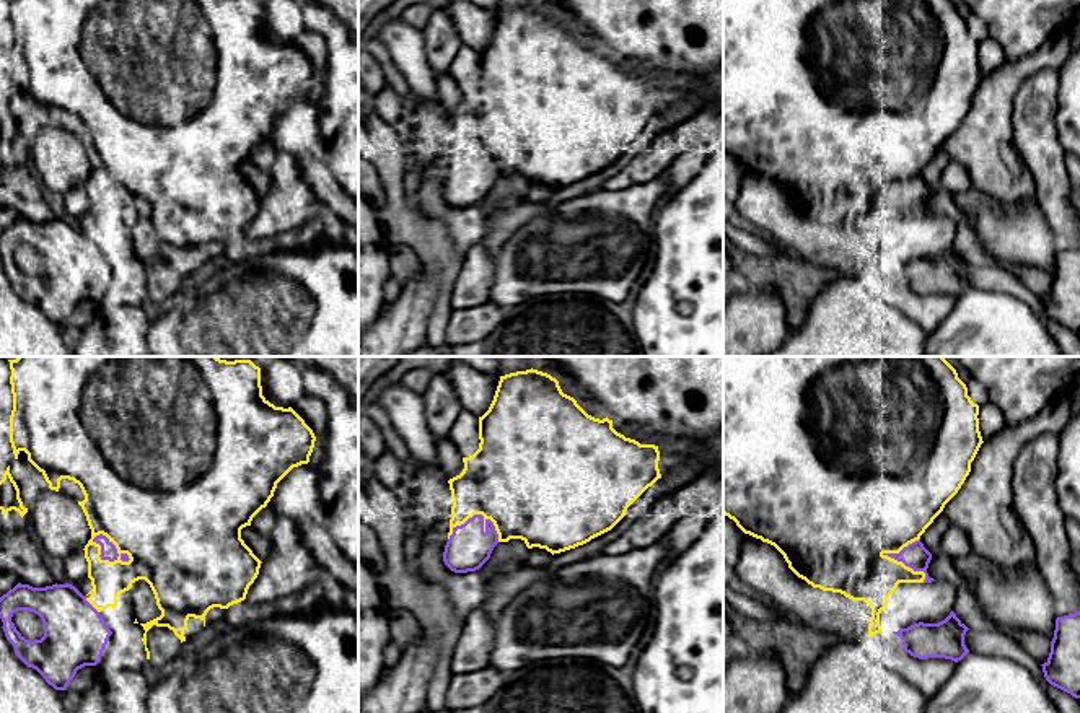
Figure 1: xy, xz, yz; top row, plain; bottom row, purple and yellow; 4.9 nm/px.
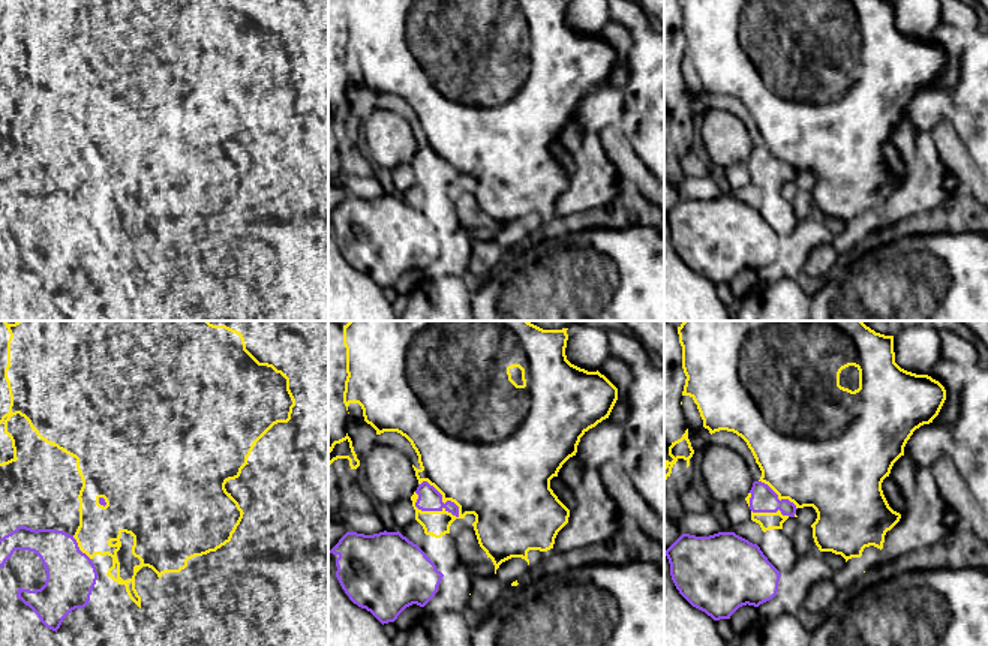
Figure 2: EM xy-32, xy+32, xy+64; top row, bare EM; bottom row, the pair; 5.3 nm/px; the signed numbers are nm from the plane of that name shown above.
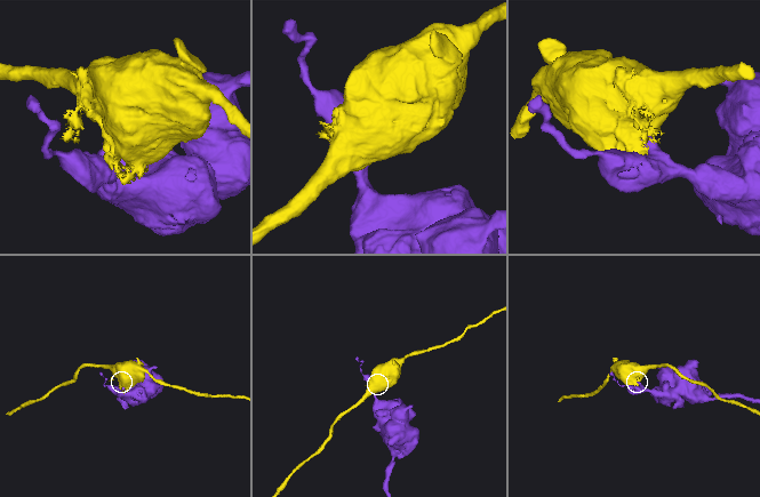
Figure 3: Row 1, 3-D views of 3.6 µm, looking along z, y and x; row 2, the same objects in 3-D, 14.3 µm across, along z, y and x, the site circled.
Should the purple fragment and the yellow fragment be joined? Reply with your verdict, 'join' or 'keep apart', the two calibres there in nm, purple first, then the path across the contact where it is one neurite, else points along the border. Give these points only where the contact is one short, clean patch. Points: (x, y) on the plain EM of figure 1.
keep apart; calibres 80 and 500 nm

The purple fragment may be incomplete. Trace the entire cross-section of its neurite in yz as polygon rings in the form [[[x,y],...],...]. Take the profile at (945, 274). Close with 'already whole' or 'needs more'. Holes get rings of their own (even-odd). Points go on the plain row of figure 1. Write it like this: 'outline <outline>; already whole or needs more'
outline [[[951,246],[950,251],[938,259],[919,257],[893,269],[902,275],[904,287],[914,293],[945,293],[958,298],[969,288],[964,280],[968,265]]]; already whole

